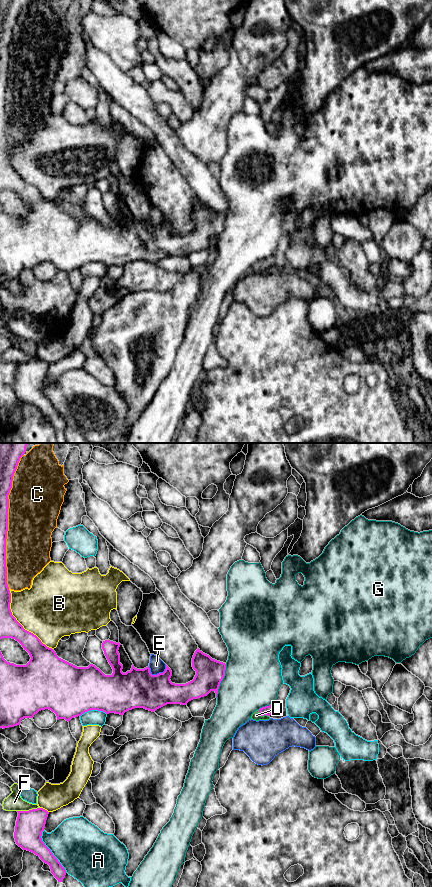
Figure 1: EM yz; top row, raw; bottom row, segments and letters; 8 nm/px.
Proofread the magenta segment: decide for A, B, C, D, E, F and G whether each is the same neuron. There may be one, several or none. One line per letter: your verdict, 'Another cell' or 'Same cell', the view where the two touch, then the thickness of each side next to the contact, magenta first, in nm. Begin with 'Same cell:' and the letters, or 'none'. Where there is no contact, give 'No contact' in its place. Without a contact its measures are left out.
Same cell: D
A: Another cell. Touches magenta in yz. Thickness 220 nm (magenta) against 400 nm
B: Another cell. Touches magenta in yz. Thickness 160 nm (magenta) against 440 nm
C: Another cell. Touches magenta in yz. Thickness 80 nm (magenta) against 420 nm
D: Same cell. Touches magenta in yz. Thickness 80 nm (magenta) against 70 nm
E: Another cell. Touches magenta in yz. Thickness 320 nm (magenta) against 120 nm
F: Another cell. Touches magenta in yz. Thickness 220 nm (magenta) against 140 nm
G: Another cell. Touches magenta in yz. Thickness 220 nm (magenta) against 460 nm

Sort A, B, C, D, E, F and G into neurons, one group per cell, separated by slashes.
A / B / C / D / E / F / G

